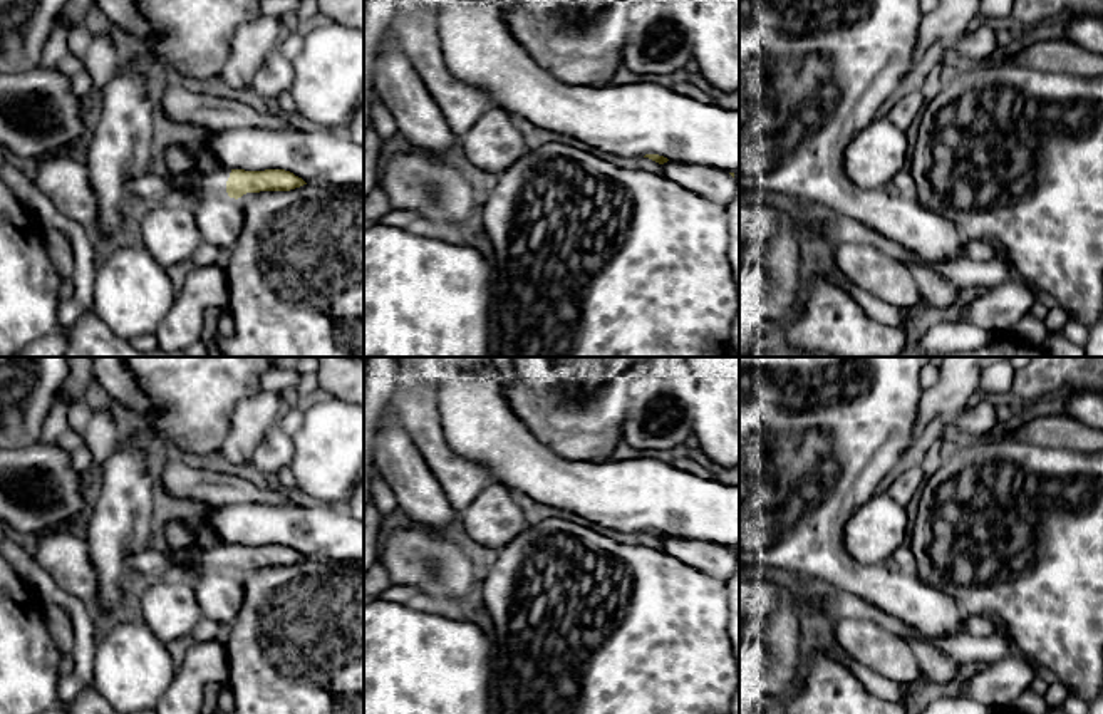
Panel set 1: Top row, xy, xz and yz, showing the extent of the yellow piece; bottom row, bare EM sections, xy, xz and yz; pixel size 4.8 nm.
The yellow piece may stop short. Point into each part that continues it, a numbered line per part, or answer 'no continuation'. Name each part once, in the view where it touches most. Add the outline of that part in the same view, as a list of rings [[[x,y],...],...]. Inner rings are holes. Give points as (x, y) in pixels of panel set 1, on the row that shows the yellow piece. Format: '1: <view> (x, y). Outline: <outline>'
1: xy (213, 181). Outline: [[[211,166],[199,178],[199,188],[206,196],[230,198],[226,193],[226,181],[231,169]]]

